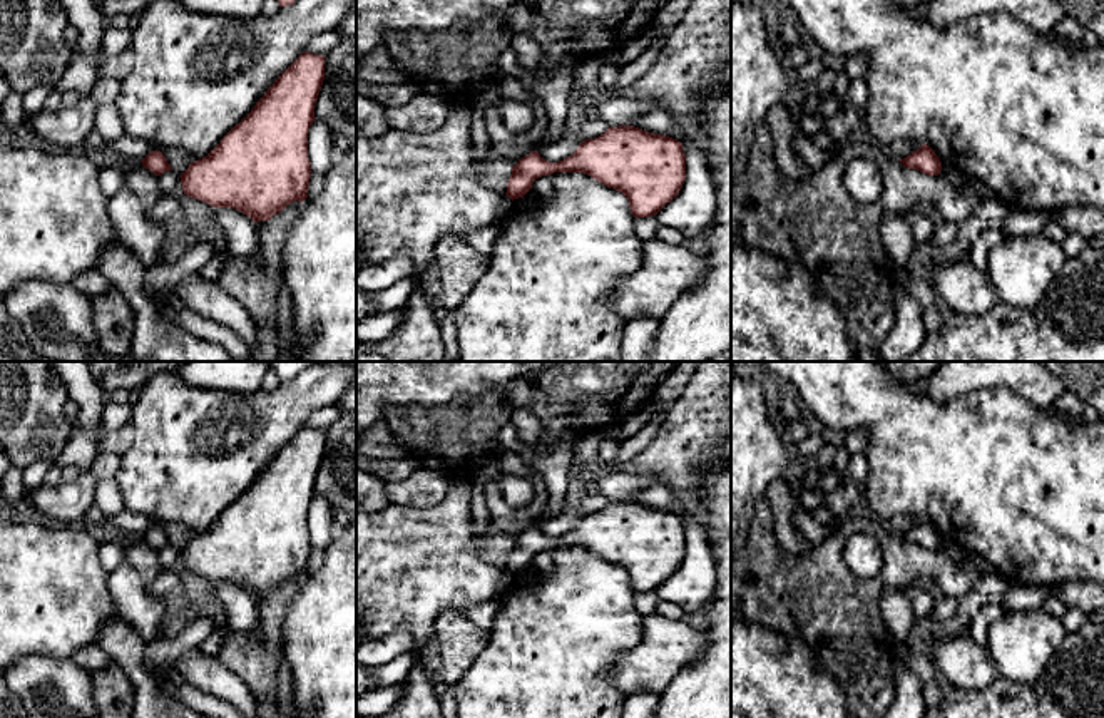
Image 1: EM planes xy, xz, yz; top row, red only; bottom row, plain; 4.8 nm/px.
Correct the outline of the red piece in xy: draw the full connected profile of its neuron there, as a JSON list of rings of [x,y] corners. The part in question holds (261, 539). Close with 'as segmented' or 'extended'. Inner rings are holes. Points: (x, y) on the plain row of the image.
[[[303,427],[253,485],[236,499],[202,534],[179,551],[184,569],[212,582],[233,582],[254,597],[269,596],[288,579],[308,572],[311,539],[308,505],[314,497],[314,479],[325,455],[325,430]]]; as segmented

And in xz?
[[[634,500],[609,502],[599,512],[582,515],[564,536],[549,537],[537,526],[524,531],[512,542],[505,571],[524,572],[535,554],[554,547],[584,547],[622,567],[634,592],[649,592],[679,569],[686,531],[682,519],[669,510]]]; as segmented

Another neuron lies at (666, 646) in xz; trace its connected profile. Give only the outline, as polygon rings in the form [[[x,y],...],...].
[[[657,613],[647,614],[641,641],[617,658],[609,678],[627,696],[646,690],[661,693],[682,668],[704,653],[706,644],[704,629],[693,628],[686,619],[671,619]]]

